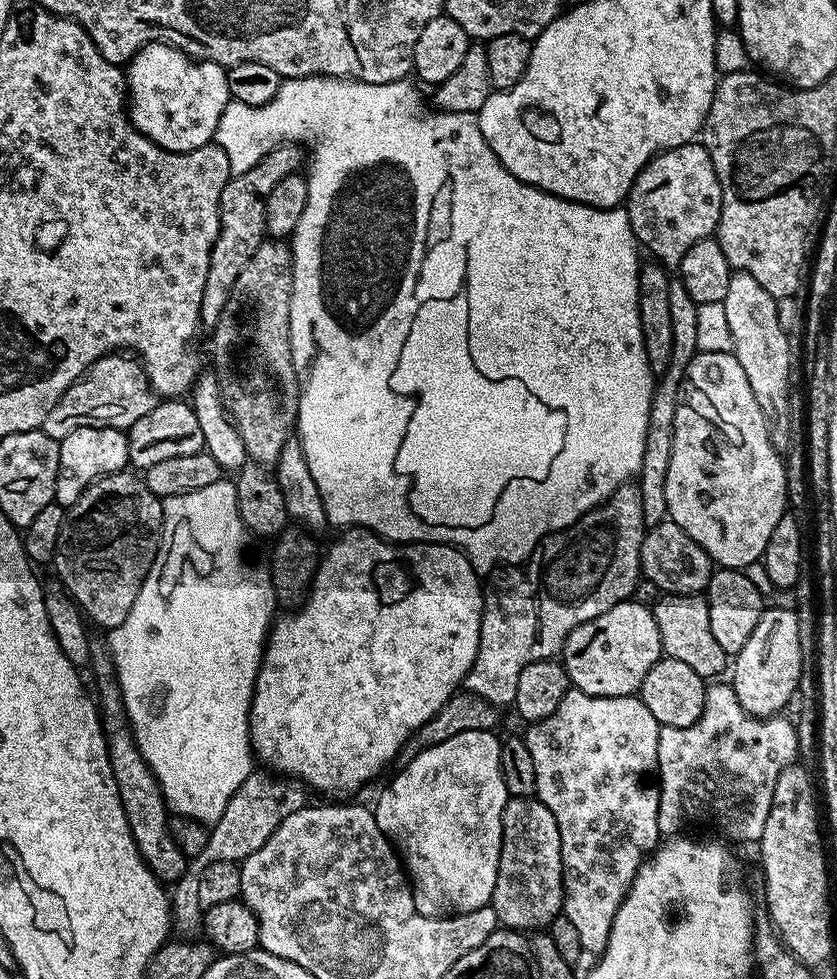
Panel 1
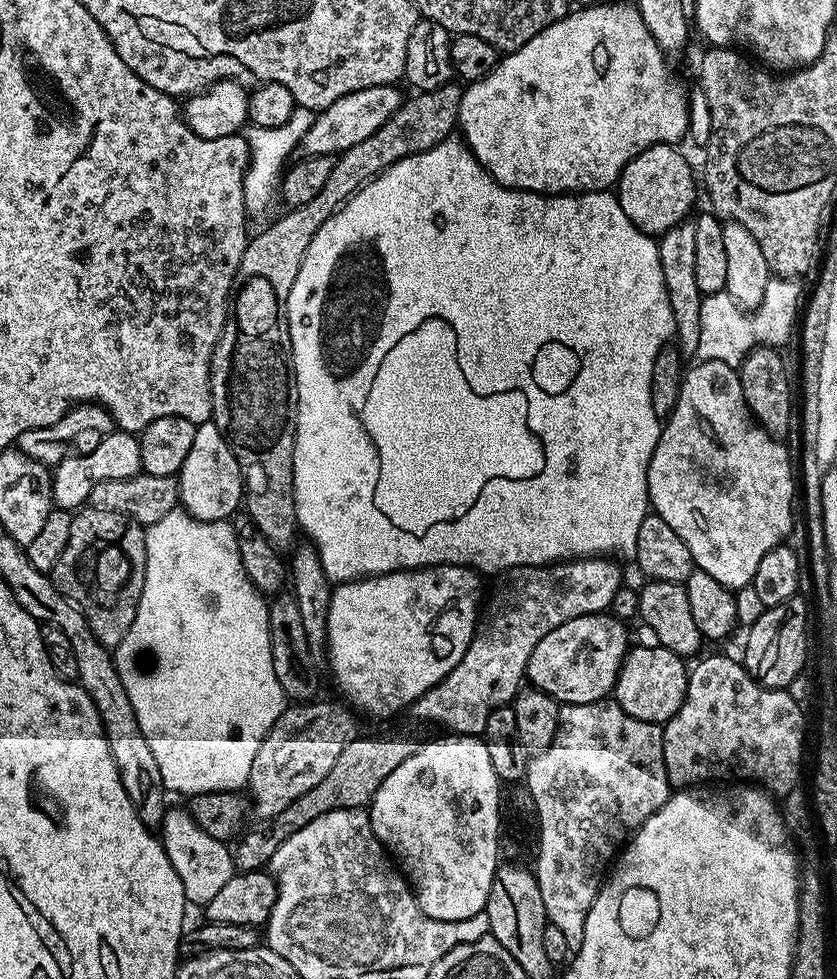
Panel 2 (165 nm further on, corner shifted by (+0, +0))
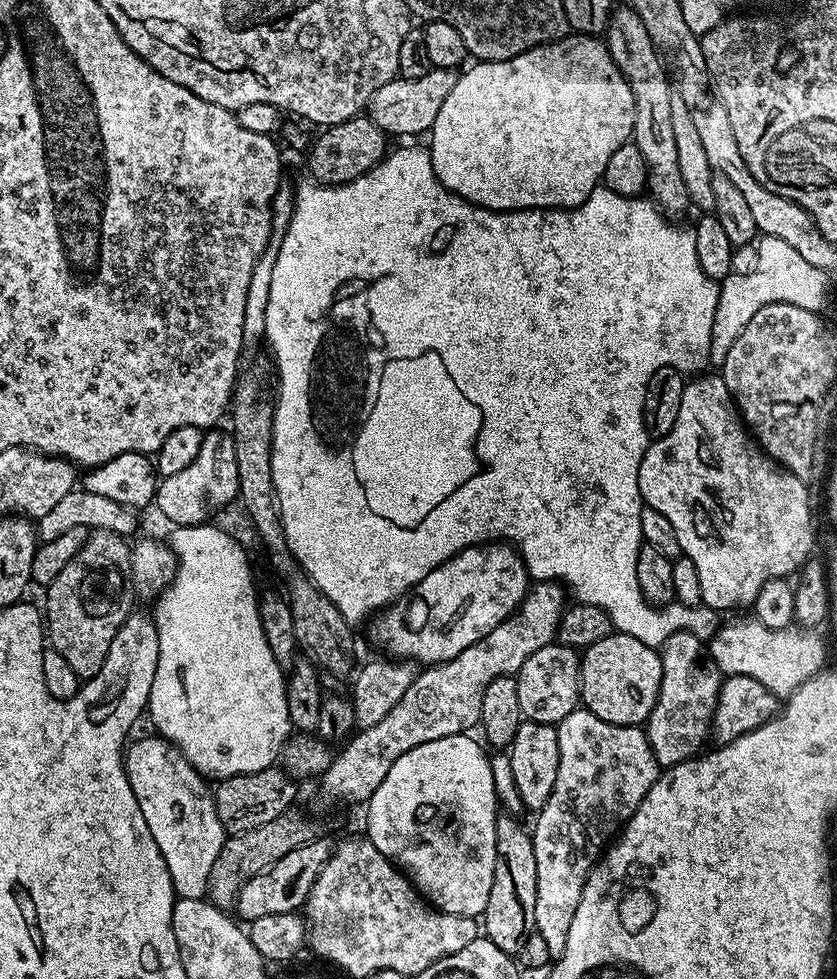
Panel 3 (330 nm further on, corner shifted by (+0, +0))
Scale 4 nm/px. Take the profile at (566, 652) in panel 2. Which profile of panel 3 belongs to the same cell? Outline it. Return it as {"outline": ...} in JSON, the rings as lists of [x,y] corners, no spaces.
{"outline":[[[553,642],[542,646],[542,650],[534,650],[534,654],[522,662],[515,678],[518,706],[524,720],[557,725],[581,703],[580,656],[577,649],[568,648],[562,643]]]}

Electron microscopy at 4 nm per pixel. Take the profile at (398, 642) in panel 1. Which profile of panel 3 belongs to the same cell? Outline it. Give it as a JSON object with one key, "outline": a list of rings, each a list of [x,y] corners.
{"outline":[[[488,542],[483,546],[473,546],[464,548],[457,556],[452,556],[445,564],[440,564],[434,570],[430,570],[430,574],[426,574],[426,578],[422,578],[422,582],[418,582],[407,593],[406,598],[401,598],[388,605],[379,614],[373,615],[370,620],[372,624],[372,636],[376,639],[376,644],[381,648],[381,653],[387,654],[392,658],[407,658],[416,662],[420,666],[431,666],[434,664],[445,664],[447,660],[458,658],[458,654],[462,654],[462,650],[466,650],[466,646],[474,646],[474,642],[478,642],[482,638],[486,638],[486,634],[490,634],[490,630],[494,630],[494,626],[502,623],[507,616],[511,616],[524,600],[525,594],[528,593],[530,587],[530,570],[524,565],[523,558],[516,551],[513,545],[507,542]]]}

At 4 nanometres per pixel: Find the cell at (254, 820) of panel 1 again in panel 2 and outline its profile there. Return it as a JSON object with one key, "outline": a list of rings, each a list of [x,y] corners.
{"outline":[[[300,702],[285,707],[283,714],[279,716],[277,722],[274,722],[274,726],[258,748],[246,786],[252,801],[253,813],[261,819],[259,821],[267,822],[277,817],[290,806],[291,802],[306,794],[311,787],[318,786],[334,766],[335,759],[342,754],[342,750],[359,737],[358,724],[352,716],[354,714],[351,709],[345,705],[342,707],[328,702],[317,702]]]}

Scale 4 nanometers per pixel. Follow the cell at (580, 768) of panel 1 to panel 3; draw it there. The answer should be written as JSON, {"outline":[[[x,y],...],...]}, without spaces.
{"outline":[[[578,706],[573,712],[566,714],[566,718],[560,720],[556,725],[556,733],[558,778],[554,778],[554,790],[550,790],[546,806],[542,806],[540,811],[535,813],[536,829],[531,829],[530,832],[536,859],[534,922],[536,932],[542,934],[553,958],[560,956],[562,950],[566,950],[566,937],[570,934],[570,922],[574,922],[574,910],[578,910],[582,890],[596,866],[596,861],[600,859],[609,841],[636,813],[642,798],[646,798],[650,786],[654,786],[662,771],[650,750],[648,733],[643,727],[602,722],[602,718],[598,718],[587,708]]]}

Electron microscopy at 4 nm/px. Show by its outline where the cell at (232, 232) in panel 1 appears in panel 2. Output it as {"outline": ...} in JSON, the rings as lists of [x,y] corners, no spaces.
{"outline":[[[391,84],[364,87],[362,90],[343,95],[330,106],[321,109],[310,130],[300,140],[296,149],[297,155],[301,159],[313,156],[337,156],[355,143],[362,142],[399,110],[404,101],[404,94],[398,89],[397,85]]]}

